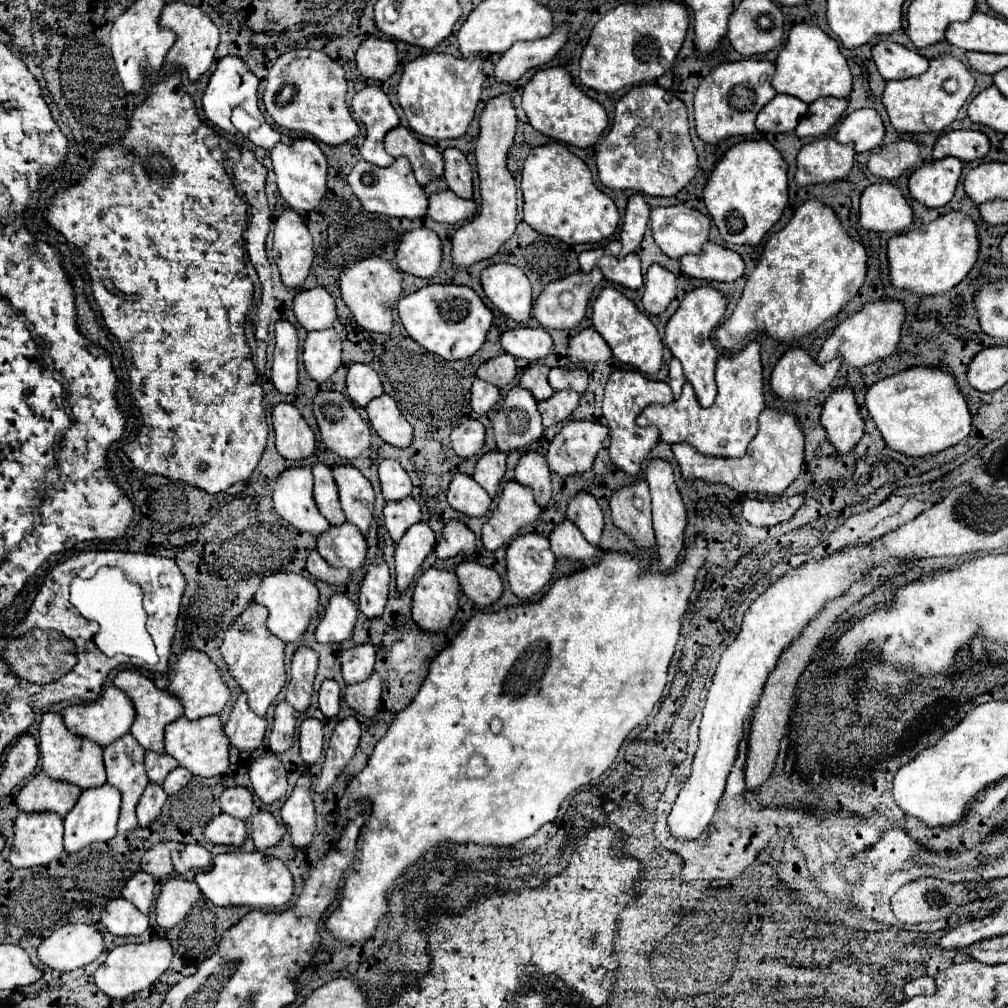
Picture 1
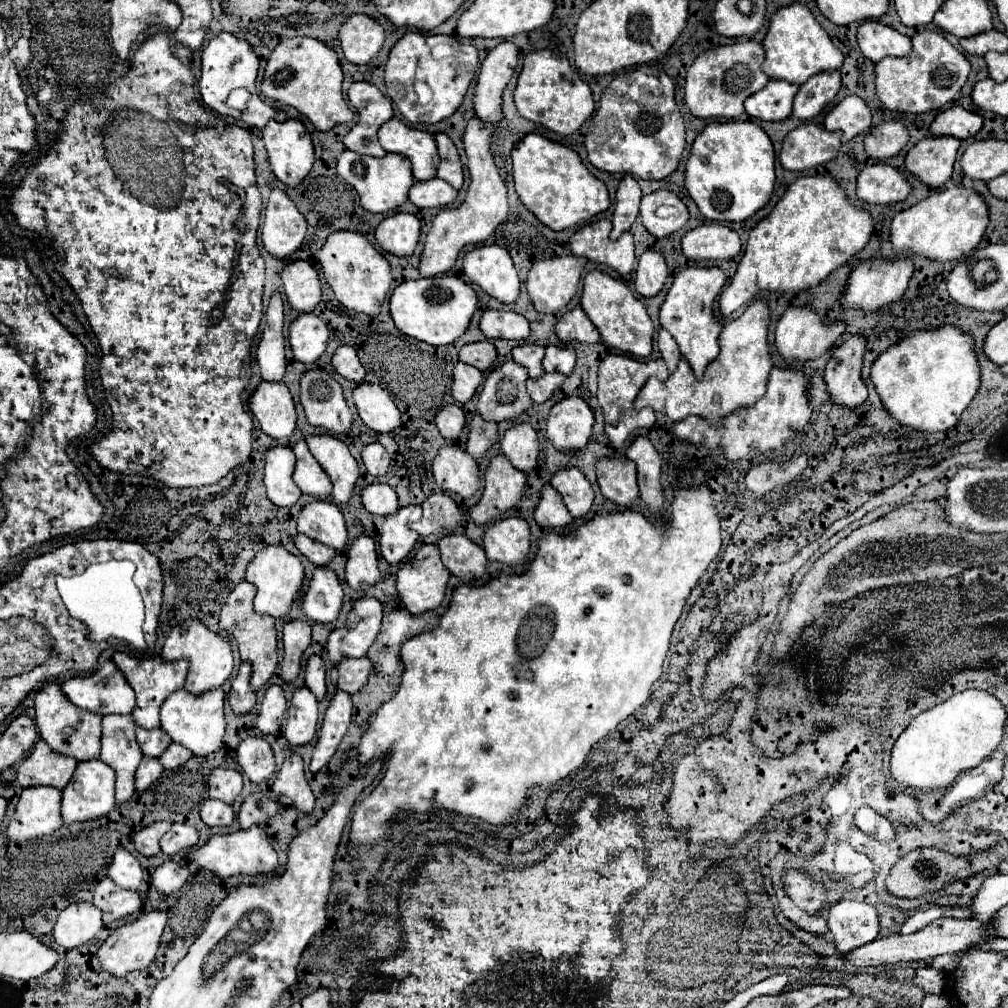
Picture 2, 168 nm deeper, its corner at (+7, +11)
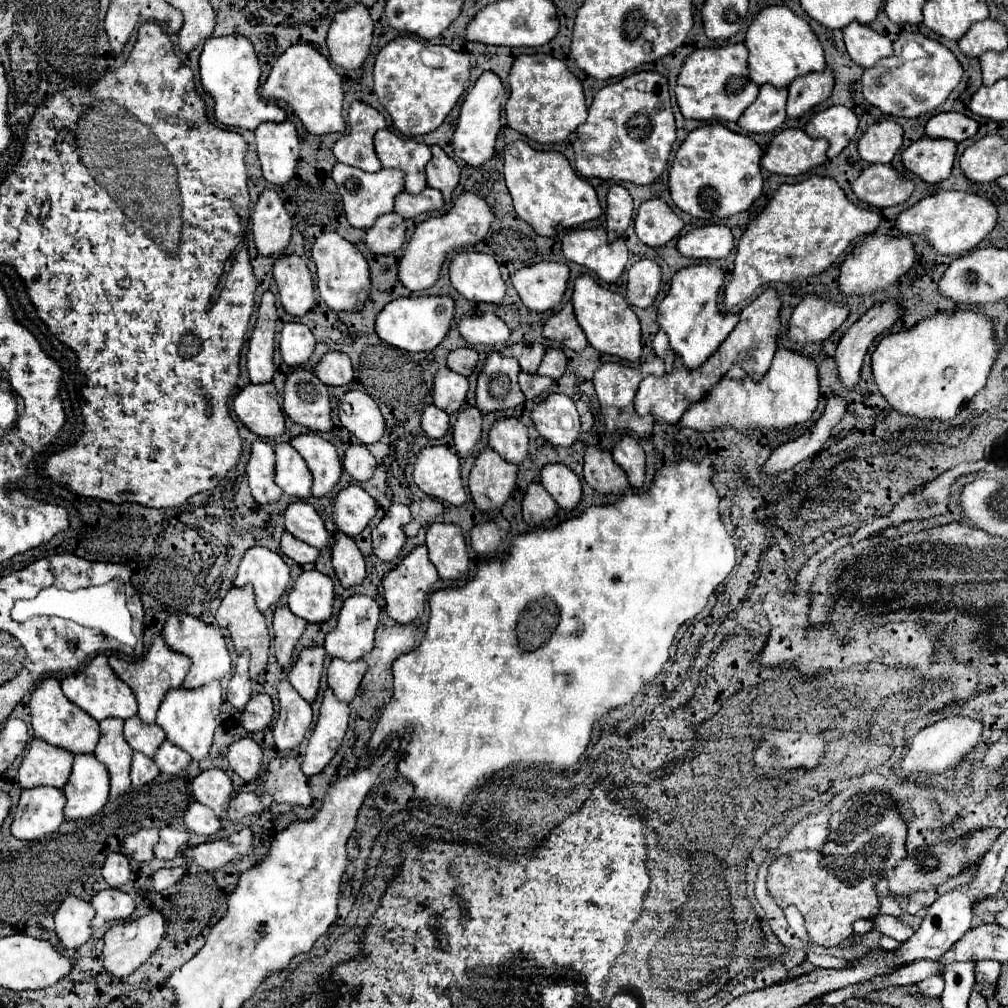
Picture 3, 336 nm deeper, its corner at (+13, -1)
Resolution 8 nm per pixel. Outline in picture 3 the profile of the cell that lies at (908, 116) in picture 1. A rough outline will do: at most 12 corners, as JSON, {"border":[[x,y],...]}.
{"border":[[908,33],[864,71],[884,115],[942,105],[962,65],[936,39]]}

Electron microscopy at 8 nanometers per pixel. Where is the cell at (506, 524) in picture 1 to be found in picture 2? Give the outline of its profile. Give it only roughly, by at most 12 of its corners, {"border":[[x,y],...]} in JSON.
{"border":[[502,455],[486,469],[482,499],[470,509],[476,525],[512,509],[526,475]]}

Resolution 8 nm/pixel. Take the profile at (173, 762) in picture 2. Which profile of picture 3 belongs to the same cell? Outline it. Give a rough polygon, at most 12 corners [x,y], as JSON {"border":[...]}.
{"border":[[164,741],[154,763],[162,773],[180,773],[192,757]]}

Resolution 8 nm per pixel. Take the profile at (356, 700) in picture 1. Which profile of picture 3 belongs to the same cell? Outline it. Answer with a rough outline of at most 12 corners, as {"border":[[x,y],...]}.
{"border":[[334,657],[328,685],[352,701],[368,665]]}

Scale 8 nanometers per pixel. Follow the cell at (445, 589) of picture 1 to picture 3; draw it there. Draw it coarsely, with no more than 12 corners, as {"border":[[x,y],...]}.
{"border":[[414,547],[382,587],[386,613],[412,623],[424,613],[438,571]]}

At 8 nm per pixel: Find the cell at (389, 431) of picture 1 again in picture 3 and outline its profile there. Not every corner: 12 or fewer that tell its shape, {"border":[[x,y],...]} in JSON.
{"border":[[346,391],[340,425],[364,445],[384,435],[384,417],[364,391]]}

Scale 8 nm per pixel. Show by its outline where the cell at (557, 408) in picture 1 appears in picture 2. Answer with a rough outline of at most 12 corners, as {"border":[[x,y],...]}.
{"border":[[562,373],[528,379],[534,403],[548,401],[564,383]]}

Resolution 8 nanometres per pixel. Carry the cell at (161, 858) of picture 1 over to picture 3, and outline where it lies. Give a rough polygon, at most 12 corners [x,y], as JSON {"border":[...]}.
{"border":[[140,829],[124,839],[134,861],[152,861],[158,829]]}

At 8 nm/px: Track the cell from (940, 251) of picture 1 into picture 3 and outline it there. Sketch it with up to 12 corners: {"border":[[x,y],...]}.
{"border":[[938,191],[902,211],[896,227],[938,253],[972,251],[994,229],[982,195]]}

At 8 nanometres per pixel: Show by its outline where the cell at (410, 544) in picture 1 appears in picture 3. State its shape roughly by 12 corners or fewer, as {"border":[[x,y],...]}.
{"border":[[394,503],[372,529],[374,555],[396,561],[408,505]]}

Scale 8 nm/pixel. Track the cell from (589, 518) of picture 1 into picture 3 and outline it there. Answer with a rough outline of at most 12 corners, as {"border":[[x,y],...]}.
{"border":[[562,463],[544,465],[540,483],[564,511],[582,497],[580,479]]}

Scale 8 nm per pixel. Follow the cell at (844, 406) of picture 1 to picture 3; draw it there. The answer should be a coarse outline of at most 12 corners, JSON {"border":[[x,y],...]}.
{"border":[[884,301],[868,309],[836,349],[846,387],[860,379],[872,341],[900,319],[900,307]]}

